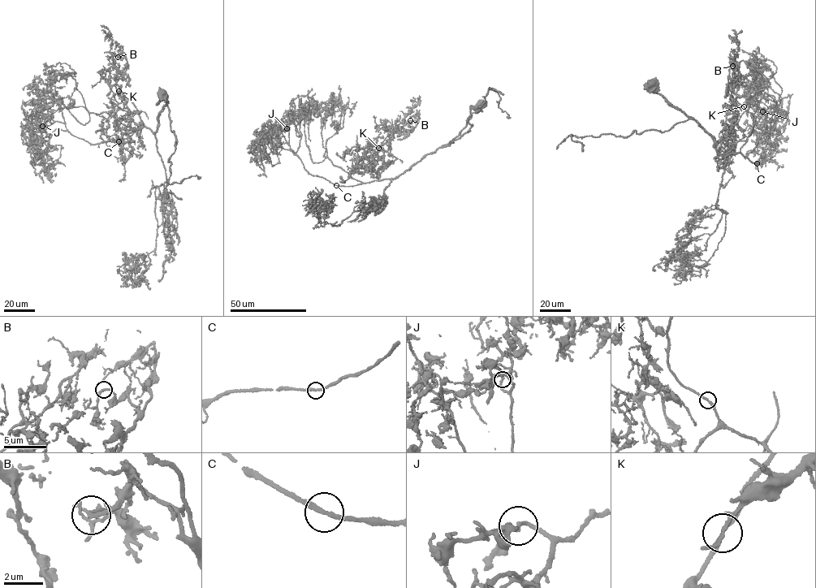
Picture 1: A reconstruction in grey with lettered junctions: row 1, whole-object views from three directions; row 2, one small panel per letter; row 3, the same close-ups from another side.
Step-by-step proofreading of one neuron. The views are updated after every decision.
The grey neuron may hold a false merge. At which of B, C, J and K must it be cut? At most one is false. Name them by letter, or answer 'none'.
none

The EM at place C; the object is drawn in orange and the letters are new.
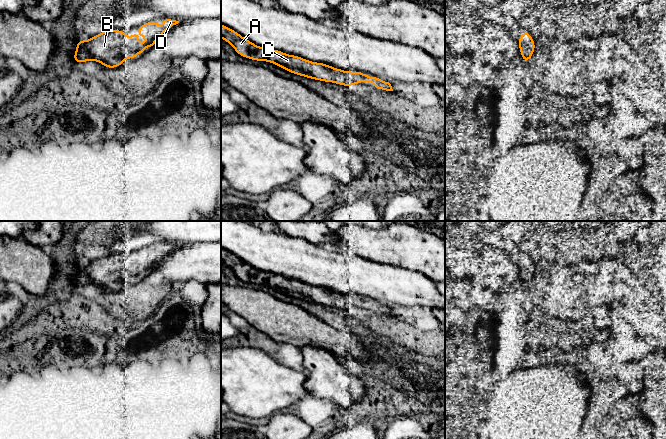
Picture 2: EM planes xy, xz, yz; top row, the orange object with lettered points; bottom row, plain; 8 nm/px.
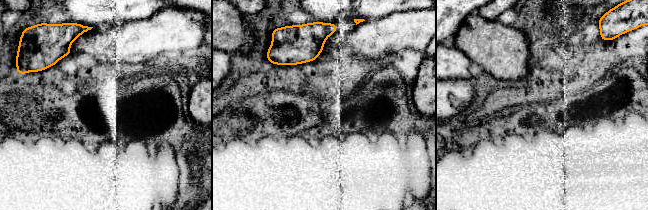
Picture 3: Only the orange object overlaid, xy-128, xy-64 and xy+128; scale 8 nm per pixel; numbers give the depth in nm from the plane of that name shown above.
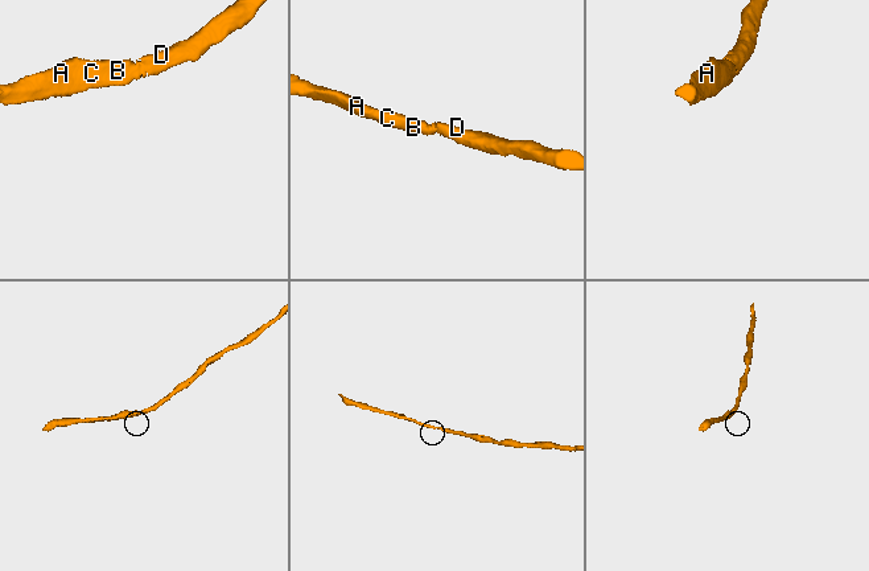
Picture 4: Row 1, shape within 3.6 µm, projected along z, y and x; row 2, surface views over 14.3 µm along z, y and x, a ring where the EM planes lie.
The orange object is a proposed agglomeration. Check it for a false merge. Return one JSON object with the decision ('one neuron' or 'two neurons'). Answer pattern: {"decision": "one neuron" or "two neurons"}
{"decision": "one neuron"}

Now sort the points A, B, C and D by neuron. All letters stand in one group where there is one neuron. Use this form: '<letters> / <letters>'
A B C D

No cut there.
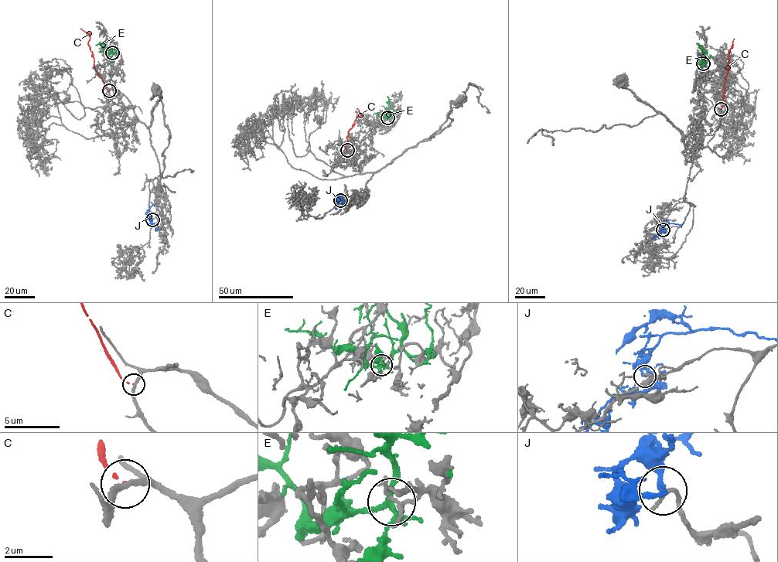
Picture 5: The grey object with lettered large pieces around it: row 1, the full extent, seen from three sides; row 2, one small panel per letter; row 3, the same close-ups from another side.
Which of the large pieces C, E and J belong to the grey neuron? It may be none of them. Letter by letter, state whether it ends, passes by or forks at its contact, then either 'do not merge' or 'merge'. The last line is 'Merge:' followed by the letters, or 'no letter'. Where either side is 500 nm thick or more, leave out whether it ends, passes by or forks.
C: it ends; do not merge
E: it forks; do not merge
J: it ends; merge
Merge: J

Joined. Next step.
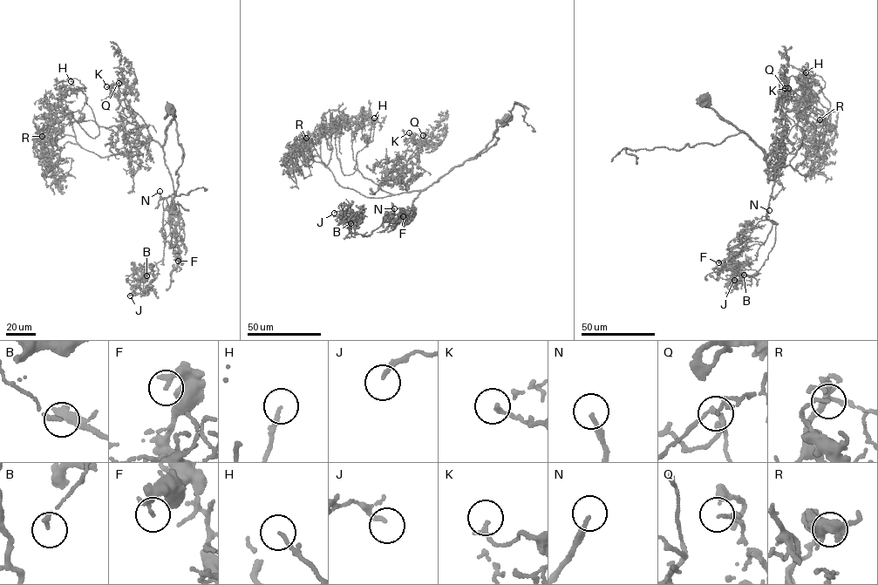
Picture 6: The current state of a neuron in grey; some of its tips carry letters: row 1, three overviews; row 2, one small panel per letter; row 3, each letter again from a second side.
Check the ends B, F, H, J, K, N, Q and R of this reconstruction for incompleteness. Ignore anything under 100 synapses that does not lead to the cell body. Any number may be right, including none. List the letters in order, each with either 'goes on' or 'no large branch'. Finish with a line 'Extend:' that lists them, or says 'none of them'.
B: no large branch
F: no large branch
H: no large branch
J: no large branch
K: goes on
N: goes on
Q: no large branch
R: no large branch
Extend: K, N

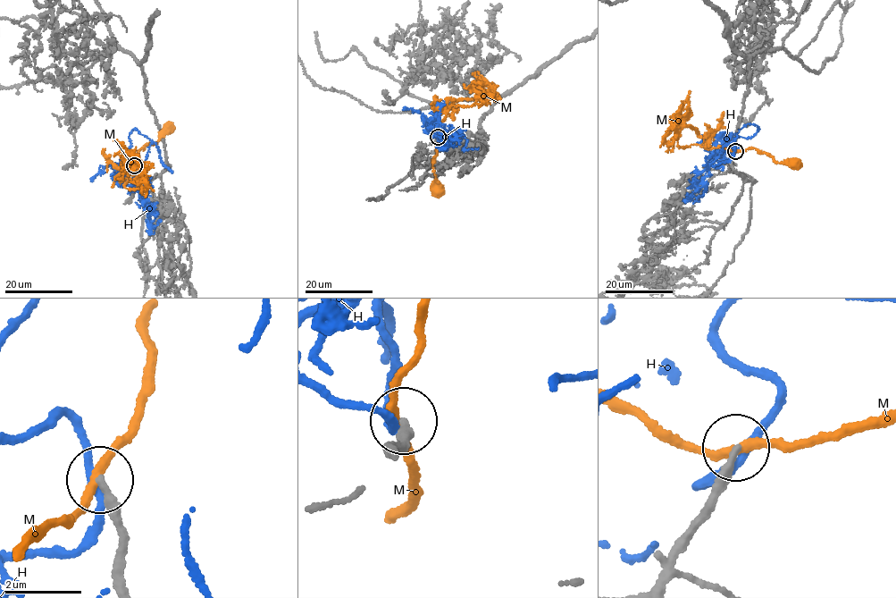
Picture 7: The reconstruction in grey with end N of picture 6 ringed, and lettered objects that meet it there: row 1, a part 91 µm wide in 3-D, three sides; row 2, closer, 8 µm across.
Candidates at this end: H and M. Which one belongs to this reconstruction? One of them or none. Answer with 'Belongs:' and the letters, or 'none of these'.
Belongs: none of these

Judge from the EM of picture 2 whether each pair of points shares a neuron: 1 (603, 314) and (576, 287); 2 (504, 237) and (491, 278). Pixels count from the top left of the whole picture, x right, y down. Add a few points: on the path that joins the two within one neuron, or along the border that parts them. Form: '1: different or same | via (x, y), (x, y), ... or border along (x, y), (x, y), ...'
1: same | via (596, 310), (580, 294)
2: same | via (497, 247), (496, 268)

